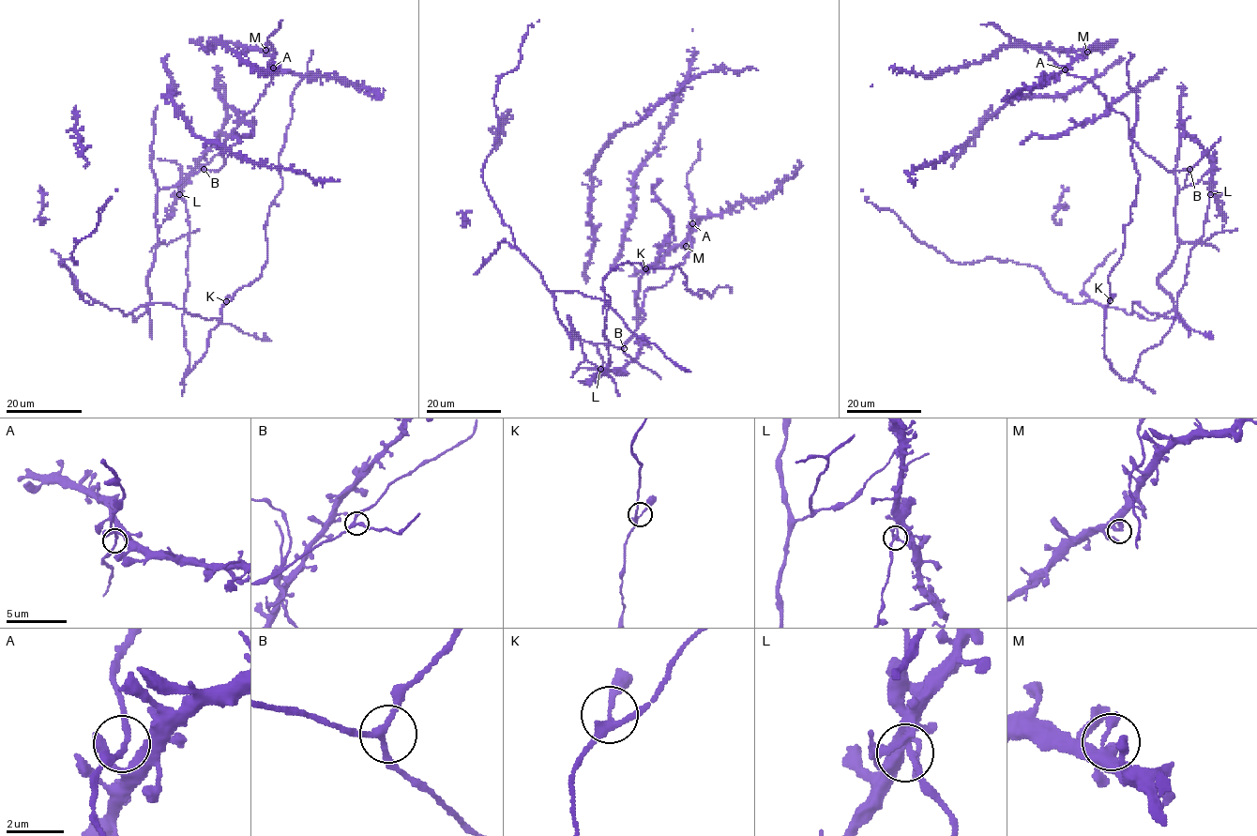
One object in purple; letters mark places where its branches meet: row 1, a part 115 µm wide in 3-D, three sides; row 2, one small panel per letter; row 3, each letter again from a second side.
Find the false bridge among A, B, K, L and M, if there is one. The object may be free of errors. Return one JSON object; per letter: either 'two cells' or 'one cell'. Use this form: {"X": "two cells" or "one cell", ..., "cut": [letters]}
{"A": "one cell", "B": "one cell", "K": "one cell", "L": "one cell", "M": "one cell", "cut": []}

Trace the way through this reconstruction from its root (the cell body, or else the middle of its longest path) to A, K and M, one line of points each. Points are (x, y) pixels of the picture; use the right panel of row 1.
A: (1188, 174), (1188, 169), (1168, 172), (1146, 156), (1129, 136), (1128, 118), (1113, 110), (1090, 81), (1066, 68)
K: (1188, 174), (1186, 186), (1212, 173), (1203, 235), (1170, 330), (1128, 380), (1104, 352), (1111, 300)
M: (1188, 174), (1188, 169), (1168, 172), (1146, 156), (1129, 136), (1128, 118), (1090, 81), (1067, 72), (1087, 52)

